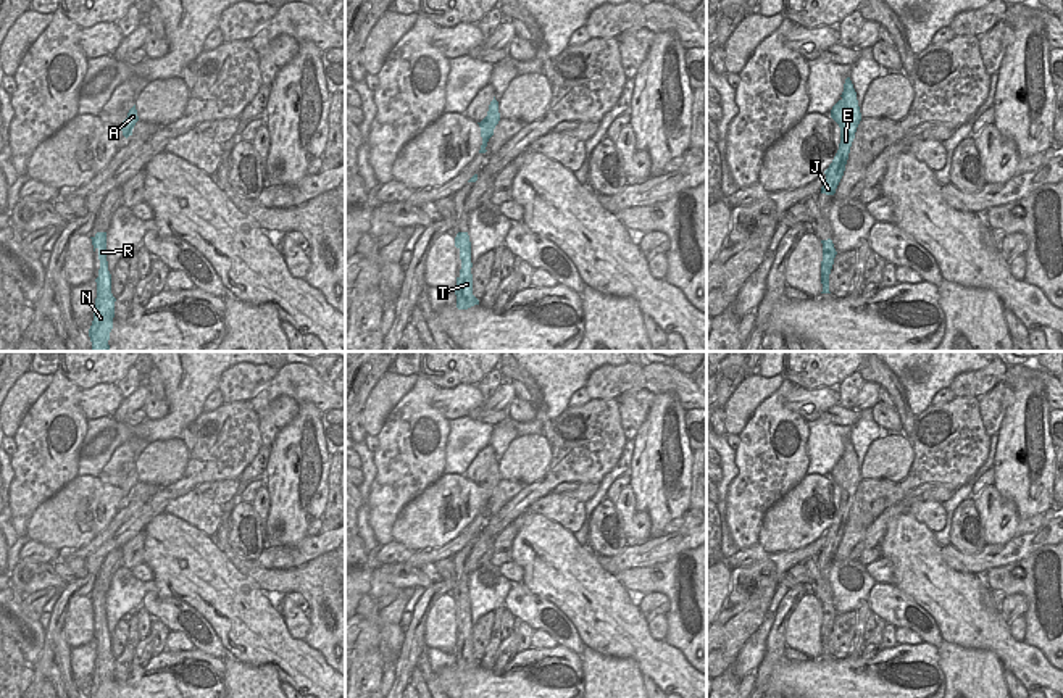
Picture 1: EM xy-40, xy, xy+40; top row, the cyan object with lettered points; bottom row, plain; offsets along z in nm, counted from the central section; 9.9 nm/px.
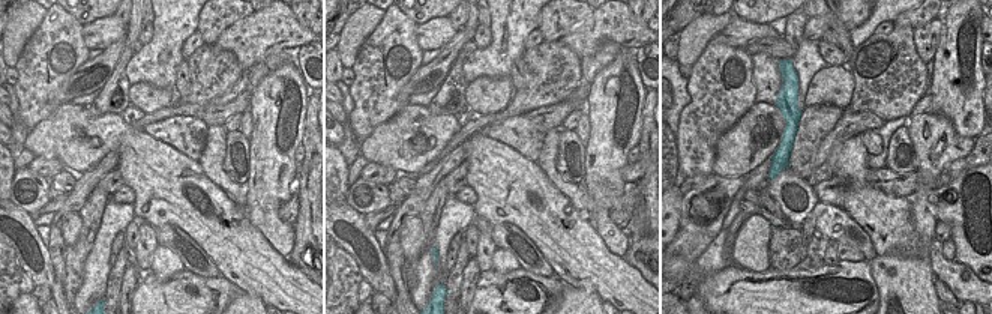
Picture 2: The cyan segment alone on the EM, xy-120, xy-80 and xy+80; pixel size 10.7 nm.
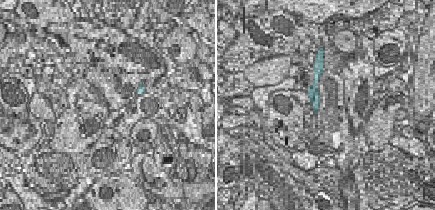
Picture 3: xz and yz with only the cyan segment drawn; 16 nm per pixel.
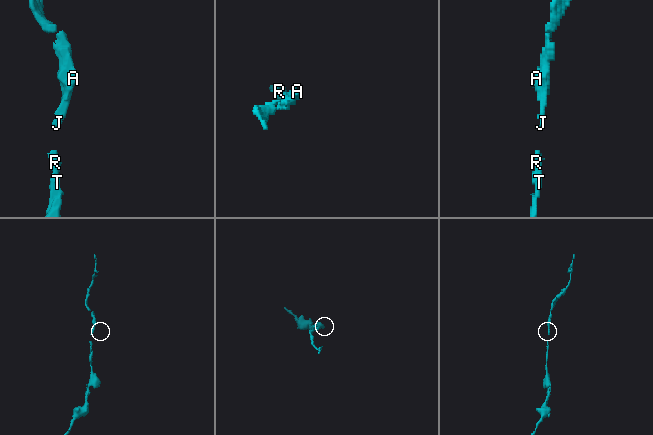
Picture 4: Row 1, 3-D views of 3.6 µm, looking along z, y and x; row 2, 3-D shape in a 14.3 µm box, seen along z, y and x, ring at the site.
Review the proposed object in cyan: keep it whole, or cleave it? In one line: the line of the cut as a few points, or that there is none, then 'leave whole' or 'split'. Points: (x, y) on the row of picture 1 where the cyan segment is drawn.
cut none; leave whole

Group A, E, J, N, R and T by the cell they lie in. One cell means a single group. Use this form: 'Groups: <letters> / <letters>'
Groups: A E J N R T.

